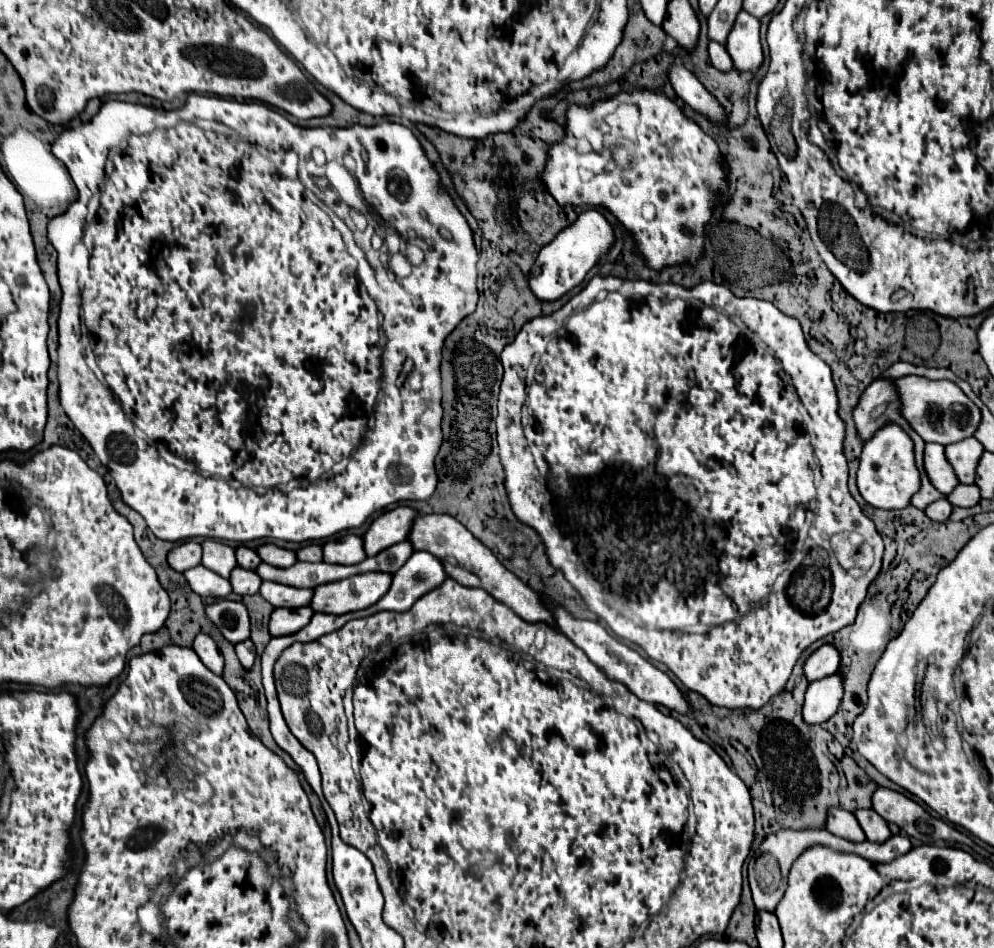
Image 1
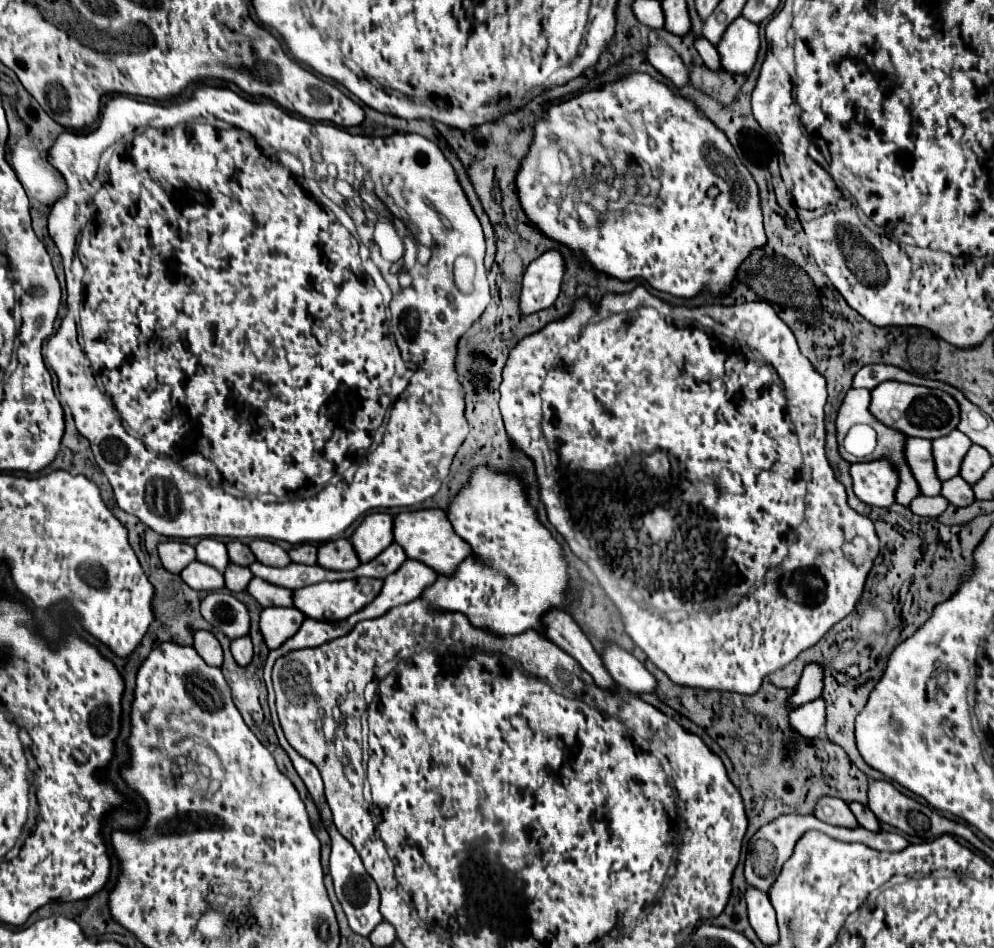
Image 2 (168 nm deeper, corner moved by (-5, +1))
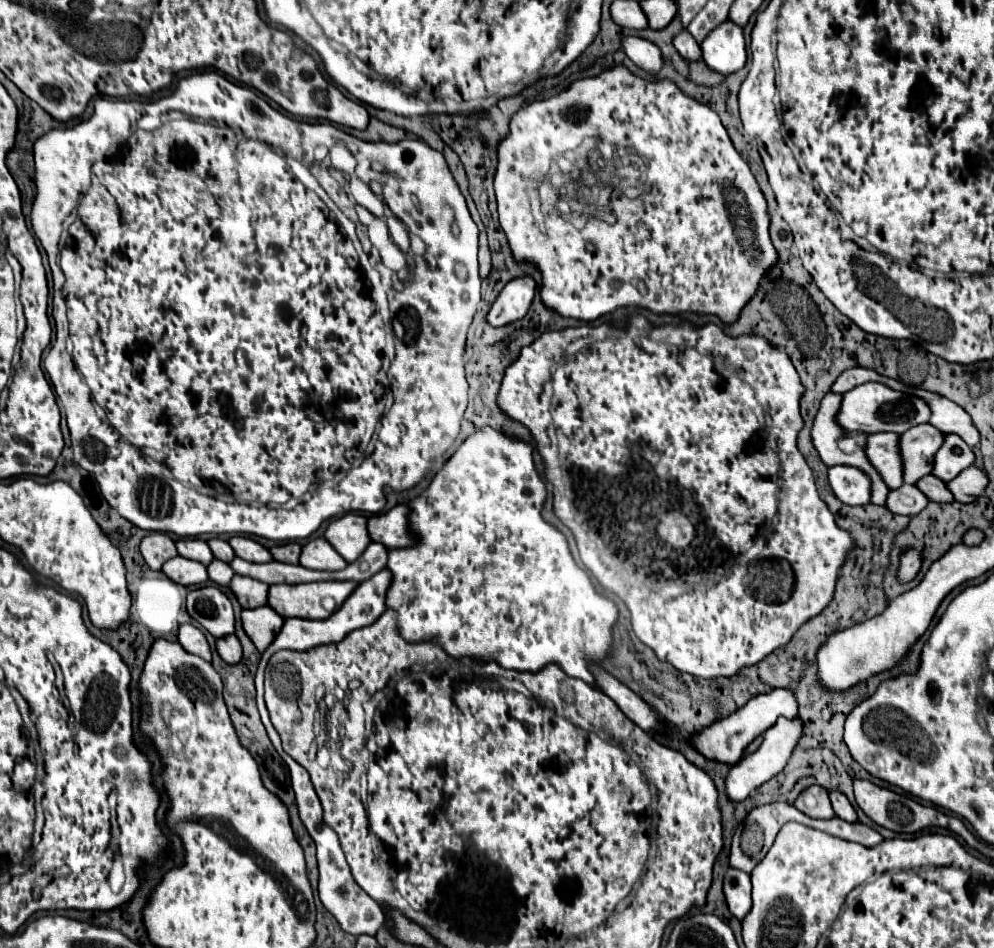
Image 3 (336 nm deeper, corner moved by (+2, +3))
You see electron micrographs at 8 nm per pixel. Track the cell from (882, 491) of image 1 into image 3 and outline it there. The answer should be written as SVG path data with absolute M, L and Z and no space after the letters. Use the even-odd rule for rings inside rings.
M837 465L827 471L827 481L833 495L845 505L865 505L869 503L869 477L847 465Z

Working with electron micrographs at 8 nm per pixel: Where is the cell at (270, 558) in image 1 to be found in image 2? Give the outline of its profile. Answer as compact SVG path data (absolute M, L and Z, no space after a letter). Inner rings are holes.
M254 539L254 541L250 543L250 549L252 549L252 553L256 555L256 559L258 559L260 563L264 563L264 565L286 567L286 565L290 563L288 553L286 553L280 545L276 545L276 543L272 543L272 541Z

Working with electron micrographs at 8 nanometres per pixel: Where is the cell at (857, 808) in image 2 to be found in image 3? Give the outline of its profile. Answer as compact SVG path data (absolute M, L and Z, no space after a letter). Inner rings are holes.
M829 791L829 799L831 799L831 807L837 817L841 817L843 821L857 821L857 813L853 805L841 791Z

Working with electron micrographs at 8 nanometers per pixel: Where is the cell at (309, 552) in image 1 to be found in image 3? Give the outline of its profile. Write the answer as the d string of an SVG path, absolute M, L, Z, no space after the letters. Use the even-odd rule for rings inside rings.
M285 543L285 545L275 545L269 551L271 551L273 559L277 559L277 561L297 563L299 561L299 553L301 553L301 545L299 543Z

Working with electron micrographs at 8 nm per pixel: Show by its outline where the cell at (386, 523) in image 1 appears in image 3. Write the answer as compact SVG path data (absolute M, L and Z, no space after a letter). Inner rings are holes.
M343 515L331 521L323 537L347 563L353 563L365 551L365 545L369 545L365 517L361 515Z

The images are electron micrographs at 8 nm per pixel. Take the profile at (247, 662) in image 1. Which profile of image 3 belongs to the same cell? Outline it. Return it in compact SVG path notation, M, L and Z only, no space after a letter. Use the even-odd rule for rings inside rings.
M227 635L227 637L221 637L215 641L215 647L217 647L217 653L219 657L229 663L229 665L235 665L241 661L241 643L235 635Z

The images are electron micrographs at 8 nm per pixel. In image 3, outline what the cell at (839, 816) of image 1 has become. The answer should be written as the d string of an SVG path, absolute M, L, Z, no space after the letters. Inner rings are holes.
M811 785L809 789L805 789L797 801L795 807L799 811L803 811L805 815L813 817L813 819L827 819L827 817L835 817L833 807L829 805L829 793L825 789L821 789L819 785Z

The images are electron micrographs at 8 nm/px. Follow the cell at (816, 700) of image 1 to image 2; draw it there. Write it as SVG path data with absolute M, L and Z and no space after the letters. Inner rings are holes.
M822 697L808 701L800 705L798 709L792 711L790 715L792 727L800 731L804 737L822 737L824 735L824 725L826 725L826 703Z

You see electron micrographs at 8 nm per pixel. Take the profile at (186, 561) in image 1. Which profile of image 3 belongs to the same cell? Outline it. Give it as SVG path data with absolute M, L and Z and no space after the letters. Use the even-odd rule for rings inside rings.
M151 533L147 537L143 537L141 545L139 545L139 551L145 559L145 563L159 571L161 565L169 559L169 557L175 557L177 555L177 549L175 549L175 543L171 541L169 535L165 533Z

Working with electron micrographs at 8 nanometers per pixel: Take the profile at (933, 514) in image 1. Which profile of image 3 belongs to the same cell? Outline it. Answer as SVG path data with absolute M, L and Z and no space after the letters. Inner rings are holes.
M901 485L899 489L889 491L885 507L891 513L899 513L899 515L913 515L919 513L921 509L925 509L925 505L929 503L929 499L915 487L915 485Z

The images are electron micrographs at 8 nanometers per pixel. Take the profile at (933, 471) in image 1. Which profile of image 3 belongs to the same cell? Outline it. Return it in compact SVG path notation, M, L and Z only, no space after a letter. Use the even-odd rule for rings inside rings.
M875 433L867 437L865 455L877 469L889 489L903 485L901 481L901 457L897 457L897 437L893 433Z

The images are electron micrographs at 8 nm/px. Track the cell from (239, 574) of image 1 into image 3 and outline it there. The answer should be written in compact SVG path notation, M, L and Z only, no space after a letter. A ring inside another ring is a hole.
M213 559L213 561L209 563L207 573L209 573L209 579L211 579L213 583L217 583L217 585L229 585L231 577L235 575L235 573L229 569L227 563L217 561L217 559Z

